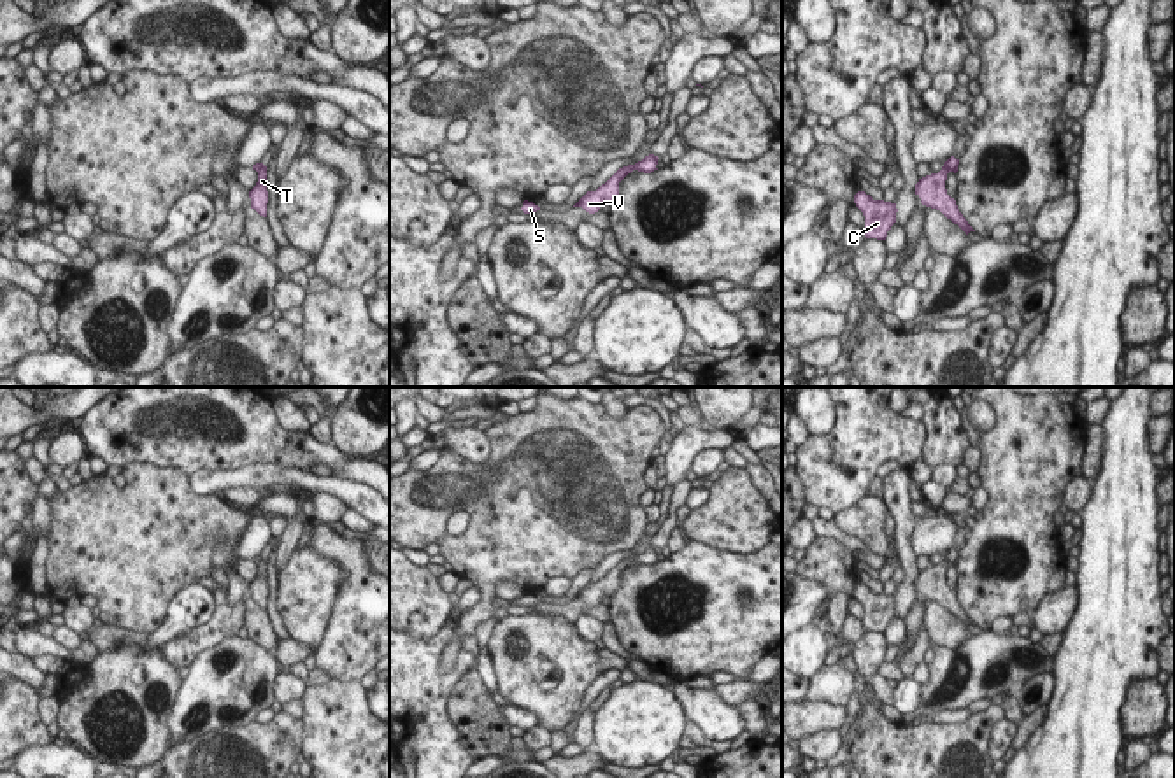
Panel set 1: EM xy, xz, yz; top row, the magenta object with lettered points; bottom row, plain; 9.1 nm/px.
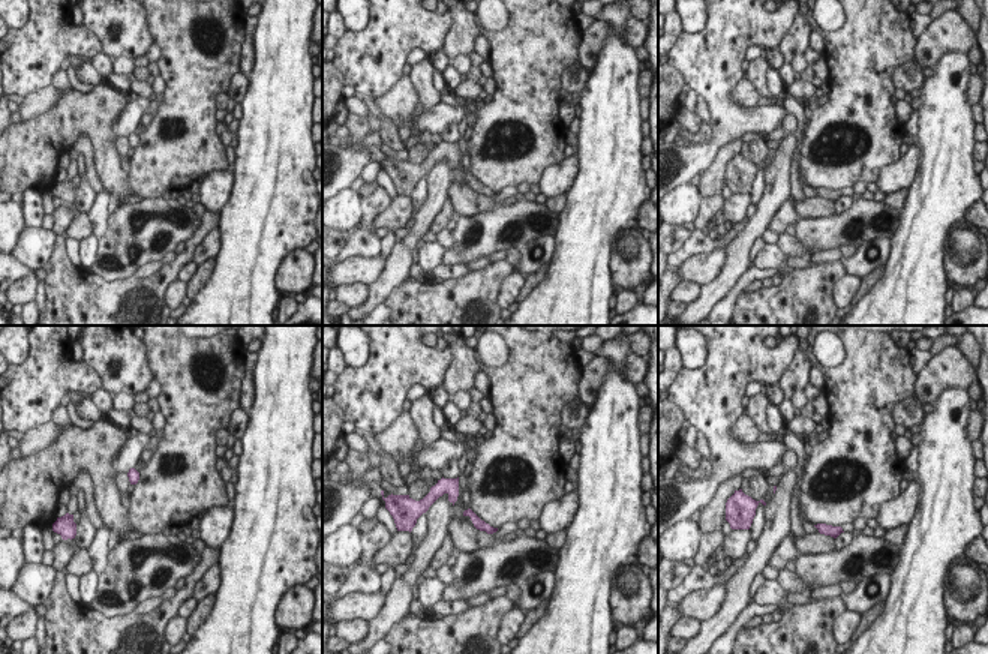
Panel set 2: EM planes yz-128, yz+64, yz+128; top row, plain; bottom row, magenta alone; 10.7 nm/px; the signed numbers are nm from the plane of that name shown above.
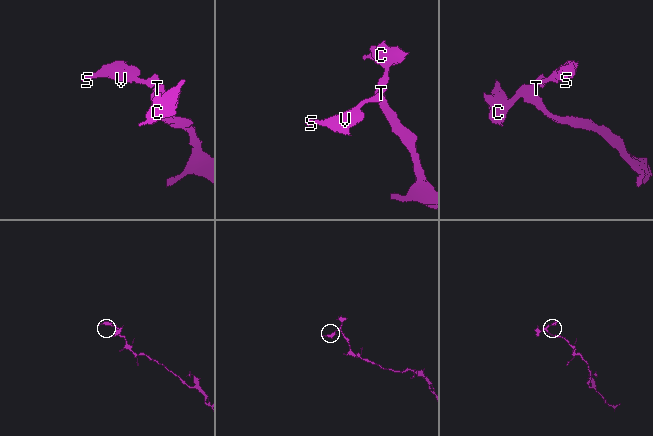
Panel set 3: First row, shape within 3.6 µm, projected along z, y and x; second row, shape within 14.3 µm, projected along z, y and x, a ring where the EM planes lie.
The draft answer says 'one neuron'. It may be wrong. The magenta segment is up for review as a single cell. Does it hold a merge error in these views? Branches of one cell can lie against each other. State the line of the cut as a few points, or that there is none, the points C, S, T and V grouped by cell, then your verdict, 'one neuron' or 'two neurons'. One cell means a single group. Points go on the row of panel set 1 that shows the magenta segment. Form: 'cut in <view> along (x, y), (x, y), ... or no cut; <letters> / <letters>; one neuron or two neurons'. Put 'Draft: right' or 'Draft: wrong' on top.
Draft: wrong
cut in xy along (262, 163), (256, 170); C T / S V; two neurons

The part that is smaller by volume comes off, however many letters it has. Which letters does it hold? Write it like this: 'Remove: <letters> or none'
Remove: S, V

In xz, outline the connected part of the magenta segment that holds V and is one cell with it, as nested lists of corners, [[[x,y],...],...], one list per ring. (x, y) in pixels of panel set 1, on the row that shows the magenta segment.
[[[649,154],[635,165],[619,168],[605,184],[602,184],[596,191],[588,191],[573,207],[582,207],[589,214],[598,212],[603,202],[612,203],[612,200],[619,194],[619,182],[628,173],[631,173],[633,170],[651,173],[658,170],[656,165],[658,159],[654,158],[654,154]]]

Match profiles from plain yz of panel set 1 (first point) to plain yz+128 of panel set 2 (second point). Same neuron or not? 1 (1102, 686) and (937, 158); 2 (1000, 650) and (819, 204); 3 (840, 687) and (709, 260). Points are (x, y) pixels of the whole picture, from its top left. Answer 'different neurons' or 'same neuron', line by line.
1: same neuron
2: different neurons
3: different neurons

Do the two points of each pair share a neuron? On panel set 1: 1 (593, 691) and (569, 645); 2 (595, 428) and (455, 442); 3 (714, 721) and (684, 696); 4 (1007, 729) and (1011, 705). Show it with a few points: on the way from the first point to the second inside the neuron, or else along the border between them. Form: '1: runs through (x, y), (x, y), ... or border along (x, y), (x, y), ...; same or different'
1: border along (602, 673), (588, 686), (583, 703), (570, 721); different
2: border along (446, 447), (470, 461), (484, 461), (491, 454); different
3: runs through (707, 714), (691, 700); same
4: border along (1007, 717), (1018, 722); different

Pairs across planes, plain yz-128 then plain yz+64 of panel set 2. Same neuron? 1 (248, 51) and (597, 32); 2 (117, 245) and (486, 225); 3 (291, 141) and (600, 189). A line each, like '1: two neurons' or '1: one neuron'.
1: one neuron
2: one neuron
3: one neuron

